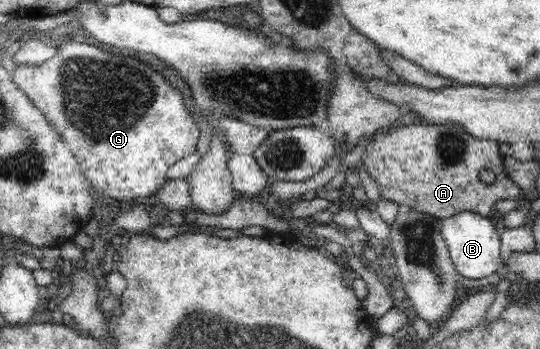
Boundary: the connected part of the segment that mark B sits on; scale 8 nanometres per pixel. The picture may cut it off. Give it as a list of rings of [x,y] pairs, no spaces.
[[[462,211],[443,219],[441,225],[441,237],[446,241],[446,247],[459,276],[479,280],[496,273],[502,263],[501,237],[490,219],[470,211]]]

